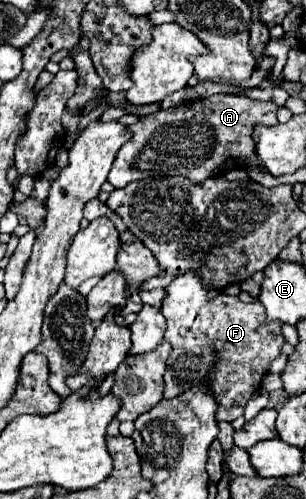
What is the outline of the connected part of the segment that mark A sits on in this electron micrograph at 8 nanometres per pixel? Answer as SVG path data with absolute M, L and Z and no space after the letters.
M216 94L216 96L204 98L204 100L182 102L182 104L178 104L178 106L168 108L168 110L158 110L158 112L154 112L154 114L142 116L136 124L132 124L132 126L130 126L130 130L134 132L134 136L132 136L132 138L130 138L130 140L120 148L120 152L118 152L118 156L116 156L114 164L112 164L110 174L108 174L108 182L110 182L114 188L122 188L122 186L126 186L126 184L130 184L130 182L134 182L134 180L146 180L146 178L158 178L158 176L186 176L190 182L200 184L200 182L204 182L204 180L208 180L208 178L212 178L212 176L222 176L222 174L226 174L226 172L230 172L230 170L236 170L236 168L262 168L262 170L266 170L266 166L260 166L262 162L260 162L260 158L258 158L258 154L256 154L256 142L254 142L254 138L252 138L252 132L254 132L254 126L258 126L258 124L276 126L276 124L278 124L276 110L278 110L278 106L276 106L276 104L272 104L272 102L252 100L252 98L248 98L248 96Z

